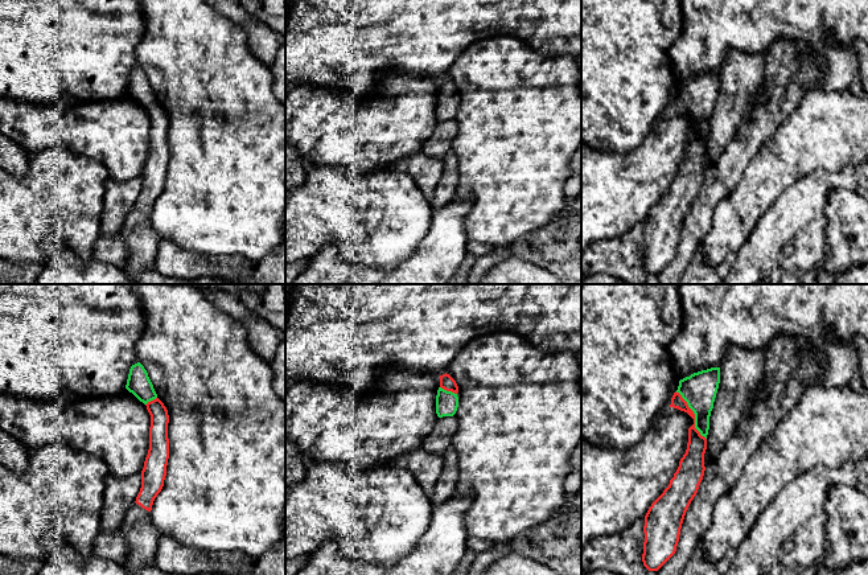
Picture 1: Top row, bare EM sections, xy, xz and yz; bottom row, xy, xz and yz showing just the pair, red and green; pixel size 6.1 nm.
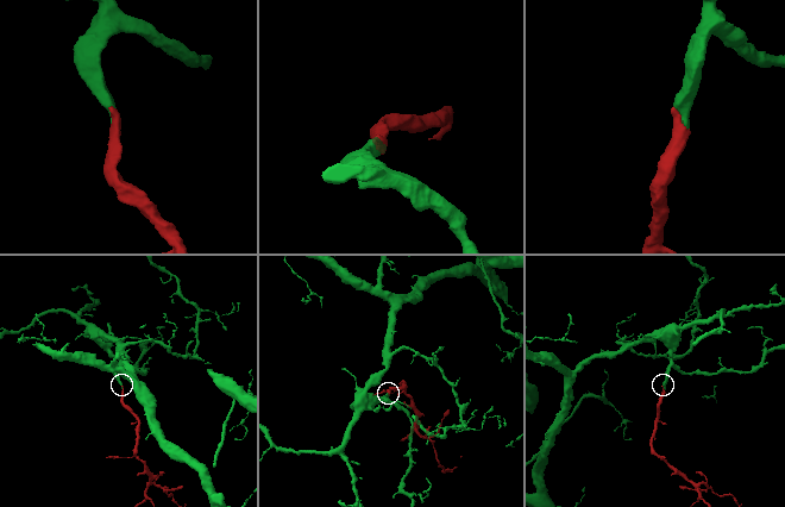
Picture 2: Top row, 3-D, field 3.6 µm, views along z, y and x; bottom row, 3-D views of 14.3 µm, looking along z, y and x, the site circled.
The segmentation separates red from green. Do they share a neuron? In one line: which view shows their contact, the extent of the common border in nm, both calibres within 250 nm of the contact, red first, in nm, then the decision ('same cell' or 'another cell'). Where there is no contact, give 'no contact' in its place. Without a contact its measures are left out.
yz | 340 nm | 120/220 nm | same cell

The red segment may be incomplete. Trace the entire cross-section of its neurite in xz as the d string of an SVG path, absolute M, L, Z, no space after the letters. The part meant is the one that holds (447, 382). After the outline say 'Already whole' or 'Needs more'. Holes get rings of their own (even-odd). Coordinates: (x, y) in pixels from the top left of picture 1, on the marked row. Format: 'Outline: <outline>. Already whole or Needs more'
Outline: M449 374L440 375L440 387L436 395L436 414L439 418L453 416L458 407L458 386Z. Needs more

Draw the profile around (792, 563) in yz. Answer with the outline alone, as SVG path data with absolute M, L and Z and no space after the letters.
M846 461L836 469L823 465L815 467L785 485L769 506L765 508L753 529L739 546L737 556L733 559L727 575L766 575L787 541L791 541L794 547L782 556L779 575L803 575L824 555L826 539L823 529L827 513L823 506L827 490L835 485L856 486L857 479L856 463Z

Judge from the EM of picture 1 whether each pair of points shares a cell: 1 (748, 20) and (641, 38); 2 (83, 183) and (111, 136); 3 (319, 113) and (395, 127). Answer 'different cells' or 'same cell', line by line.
1: different cells
2: different cells
3: same cell

